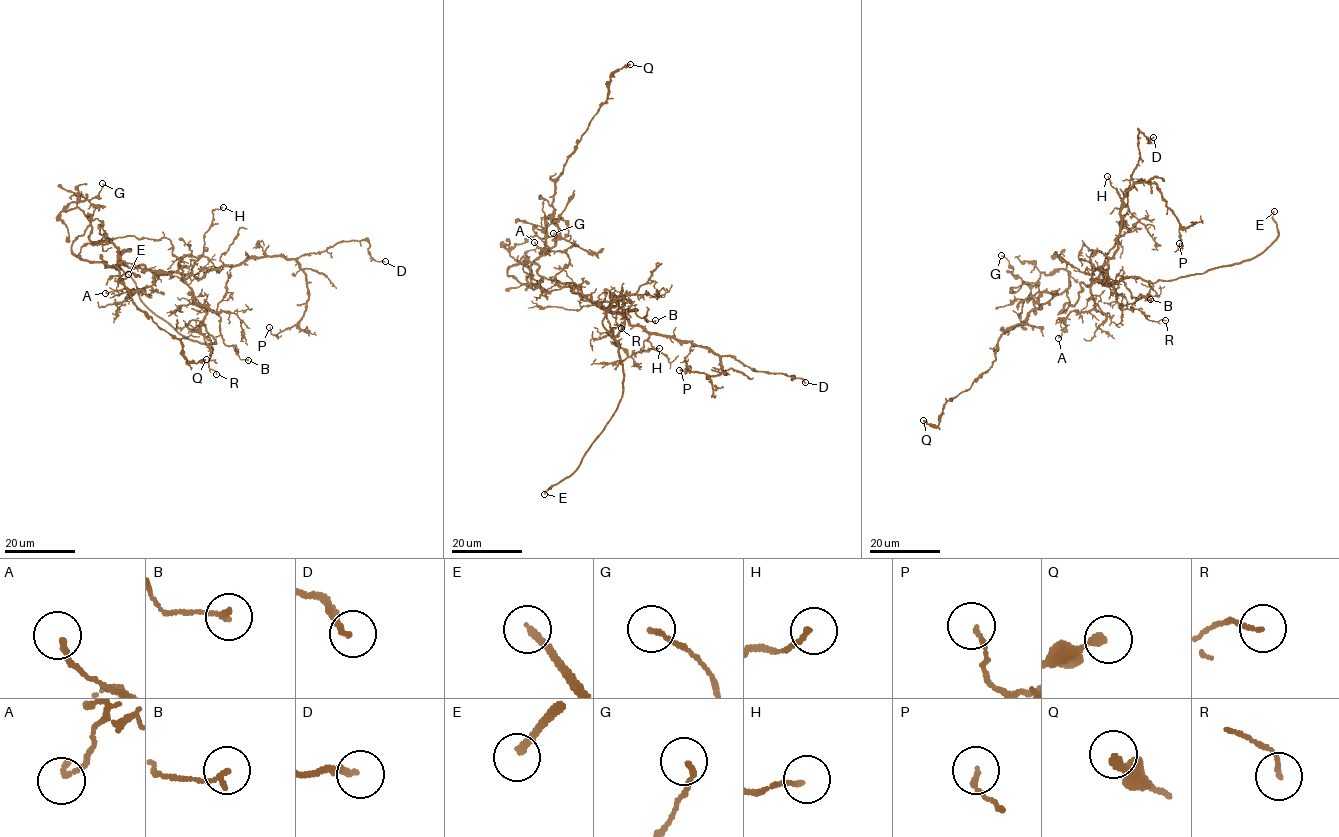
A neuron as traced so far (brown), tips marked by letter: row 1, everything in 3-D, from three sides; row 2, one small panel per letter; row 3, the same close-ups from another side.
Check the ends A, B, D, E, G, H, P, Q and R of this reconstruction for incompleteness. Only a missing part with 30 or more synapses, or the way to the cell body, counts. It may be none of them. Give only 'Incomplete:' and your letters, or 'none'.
Incomplete: E

